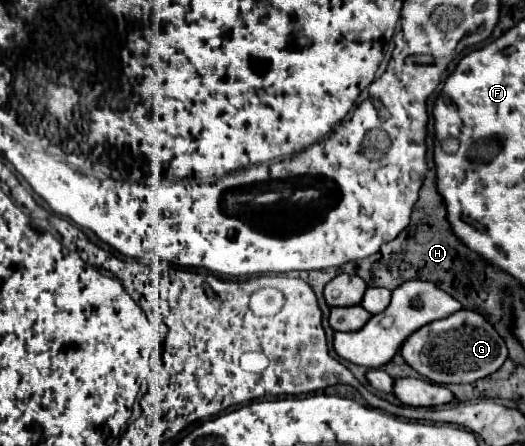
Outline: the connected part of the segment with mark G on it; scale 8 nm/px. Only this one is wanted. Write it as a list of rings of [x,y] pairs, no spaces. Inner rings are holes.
[[[456,311],[446,319],[432,321],[422,329],[414,331],[400,347],[400,355],[404,361],[416,369],[422,377],[430,379],[432,383],[450,385],[450,383],[474,383],[476,379],[488,377],[490,373],[498,371],[508,357],[506,345],[496,329],[476,311]],[[446,345],[452,347],[450,355],[446,353]]]

